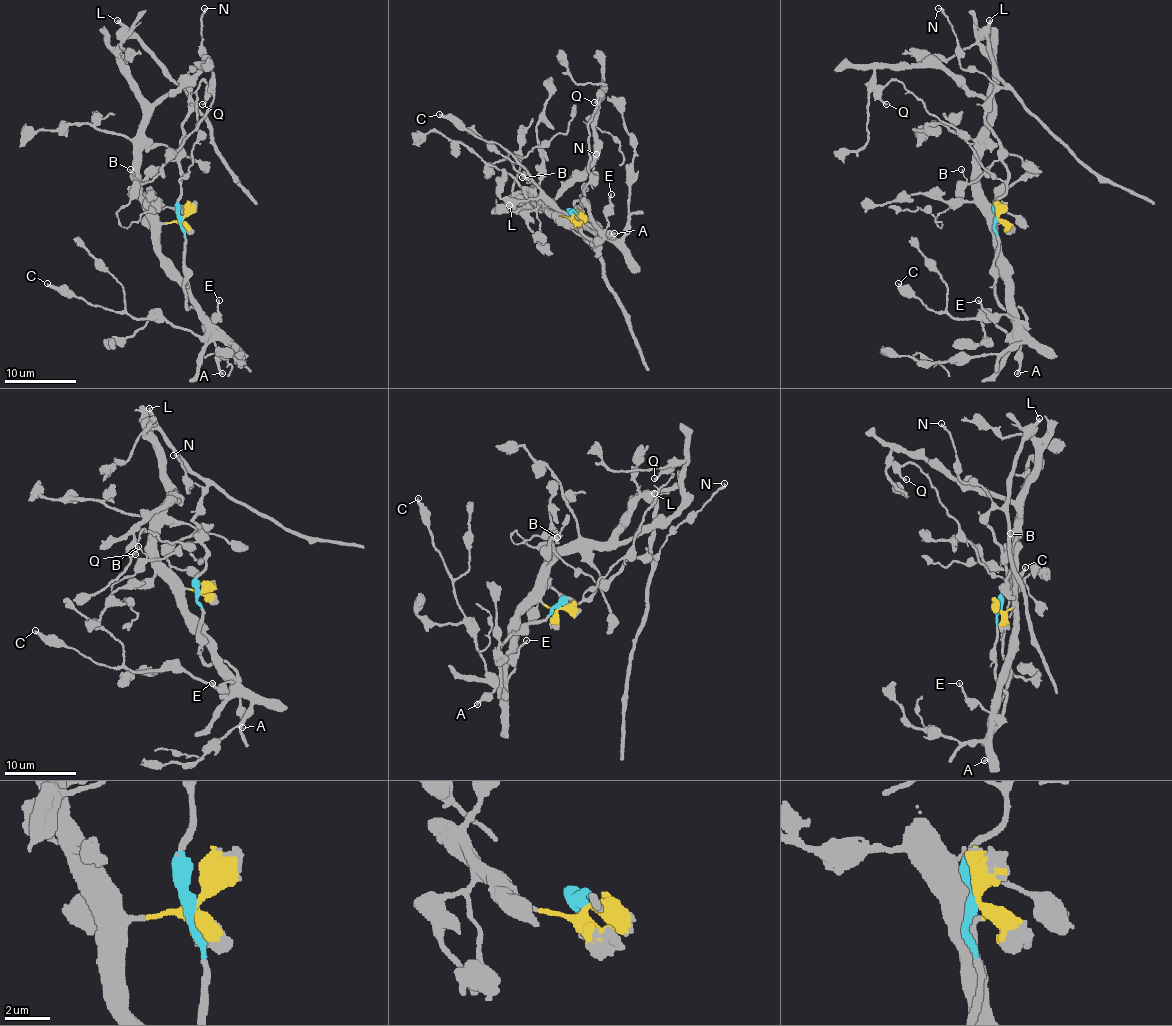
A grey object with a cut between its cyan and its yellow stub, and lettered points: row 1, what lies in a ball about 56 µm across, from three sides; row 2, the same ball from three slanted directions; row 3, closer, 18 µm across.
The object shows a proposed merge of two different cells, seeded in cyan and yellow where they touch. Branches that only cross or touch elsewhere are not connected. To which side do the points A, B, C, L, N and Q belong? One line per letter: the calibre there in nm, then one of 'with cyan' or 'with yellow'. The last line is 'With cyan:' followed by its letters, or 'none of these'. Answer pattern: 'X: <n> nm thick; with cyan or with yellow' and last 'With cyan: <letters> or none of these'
A: 260 nm thick; with cyan
B: 120 nm thick; with cyan
C: 280 nm thick; with yellow
L: 360 nm thick; with cyan
N: 240 nm thick; with cyan
Q: 200 nm thick; with cyan
With cyan: A, B, L, N, Q

